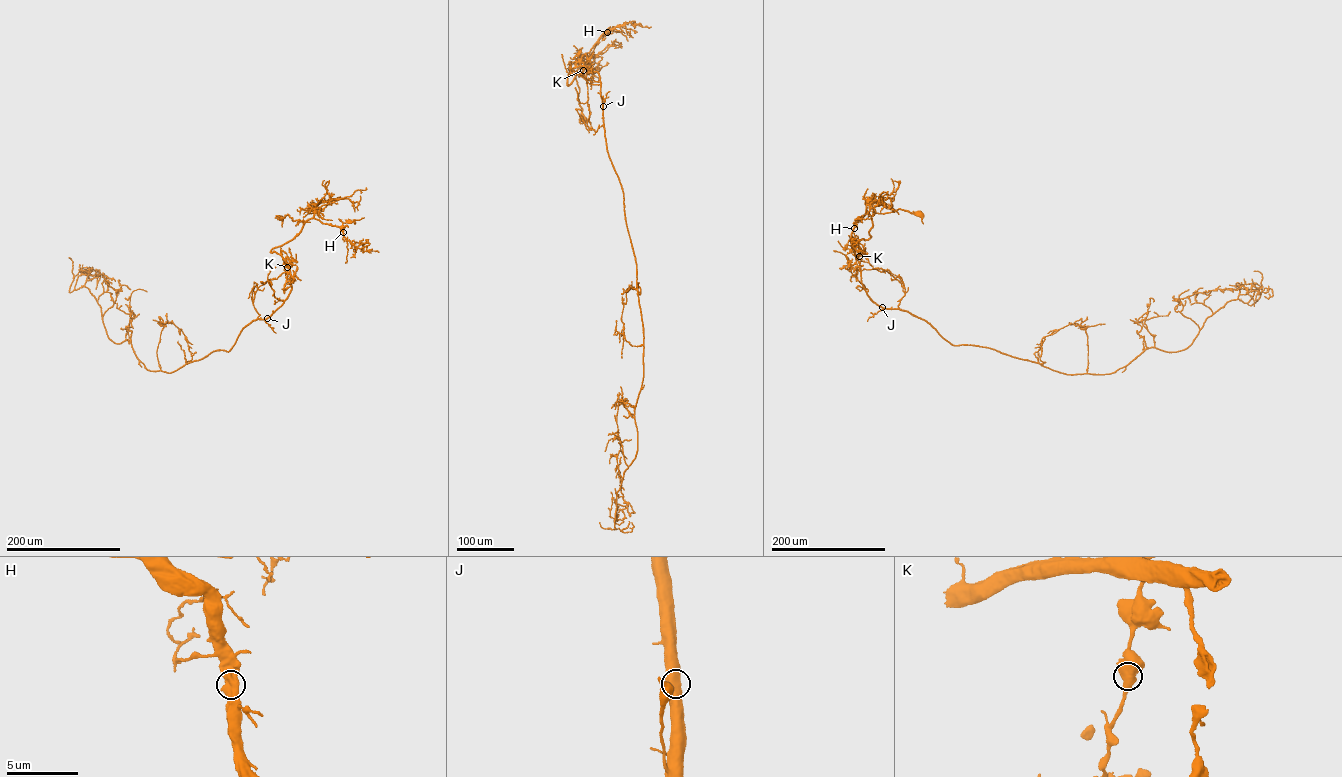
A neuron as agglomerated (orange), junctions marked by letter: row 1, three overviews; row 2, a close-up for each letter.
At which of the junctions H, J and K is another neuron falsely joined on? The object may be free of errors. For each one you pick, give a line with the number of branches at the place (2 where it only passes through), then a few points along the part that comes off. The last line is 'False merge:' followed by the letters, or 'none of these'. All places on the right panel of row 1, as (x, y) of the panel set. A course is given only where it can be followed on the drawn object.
False merge: none of these

